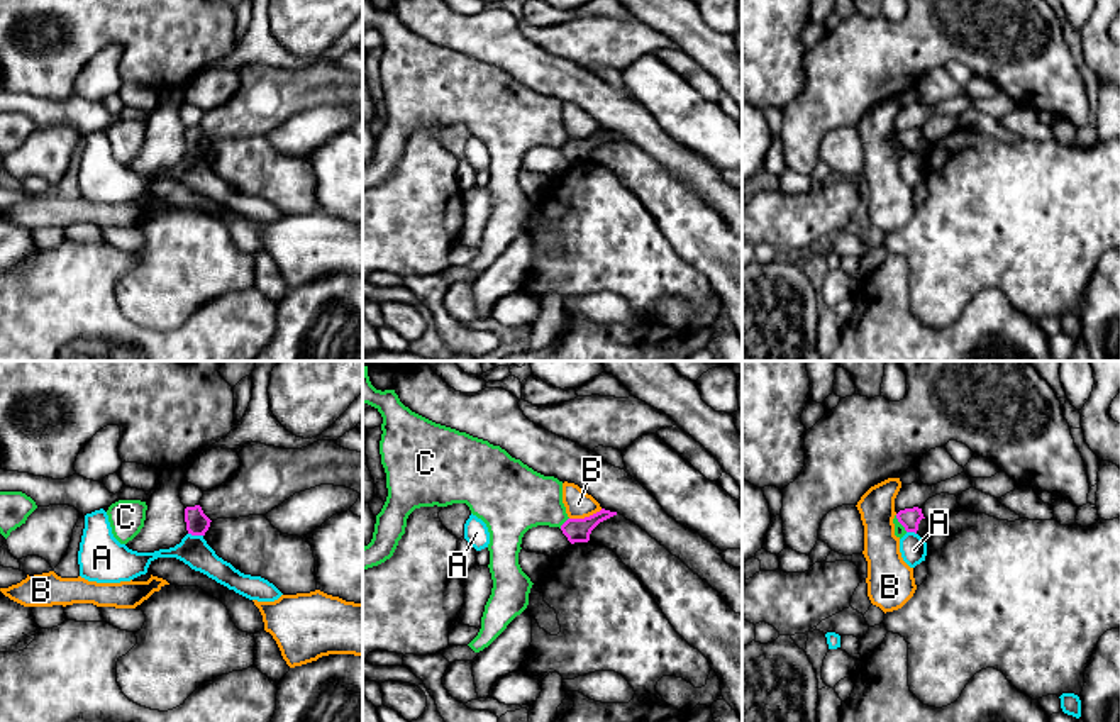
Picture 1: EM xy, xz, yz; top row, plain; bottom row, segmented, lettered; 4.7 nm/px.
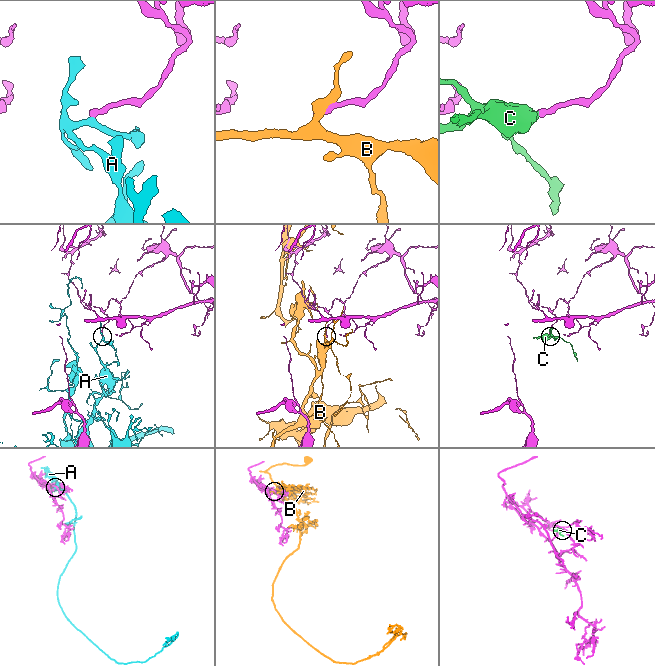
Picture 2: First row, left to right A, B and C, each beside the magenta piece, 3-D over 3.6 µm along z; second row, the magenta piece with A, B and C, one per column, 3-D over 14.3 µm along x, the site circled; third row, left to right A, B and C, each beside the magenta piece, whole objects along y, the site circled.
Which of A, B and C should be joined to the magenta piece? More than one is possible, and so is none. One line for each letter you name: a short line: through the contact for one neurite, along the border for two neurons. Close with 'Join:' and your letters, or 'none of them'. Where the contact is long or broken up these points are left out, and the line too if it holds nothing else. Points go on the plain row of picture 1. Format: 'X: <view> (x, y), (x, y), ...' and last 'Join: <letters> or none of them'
Join: none of them

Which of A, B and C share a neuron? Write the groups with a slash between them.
A / B / C

